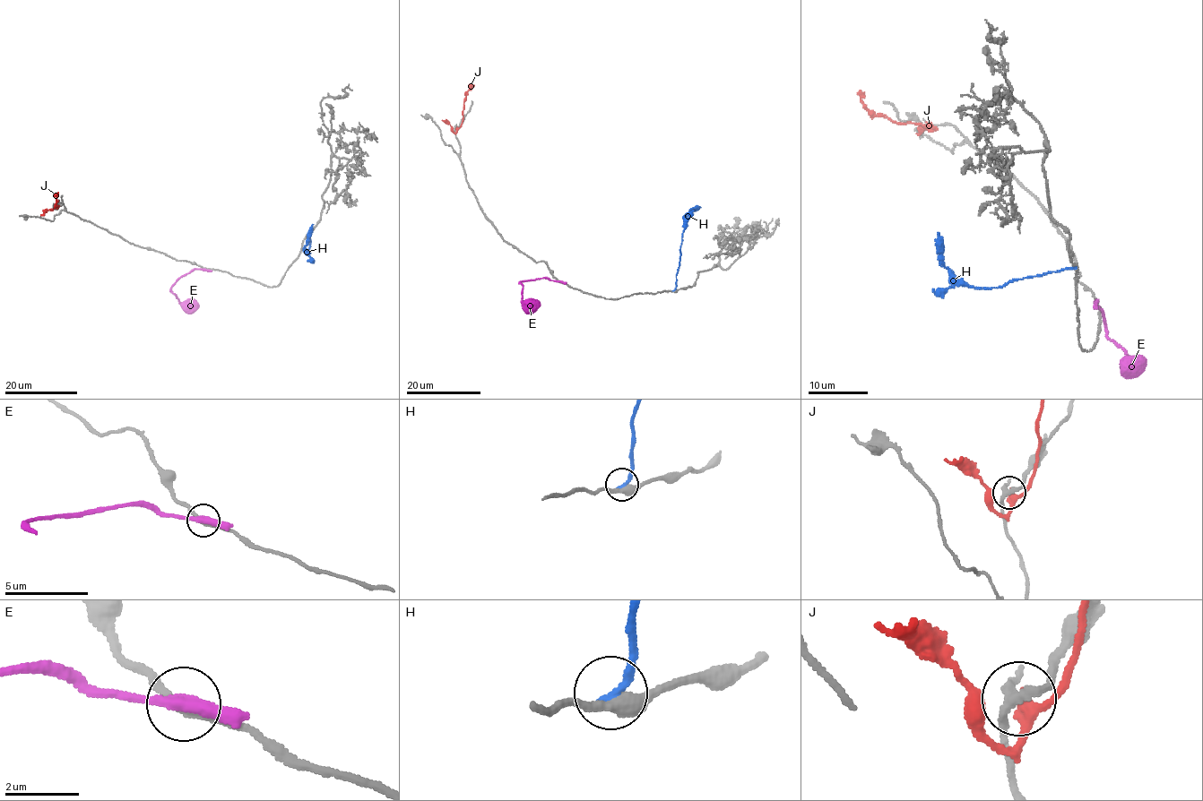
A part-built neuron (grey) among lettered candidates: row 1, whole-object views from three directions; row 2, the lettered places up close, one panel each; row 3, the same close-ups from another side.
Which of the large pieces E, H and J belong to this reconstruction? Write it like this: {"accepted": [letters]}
{"accepted": []}

